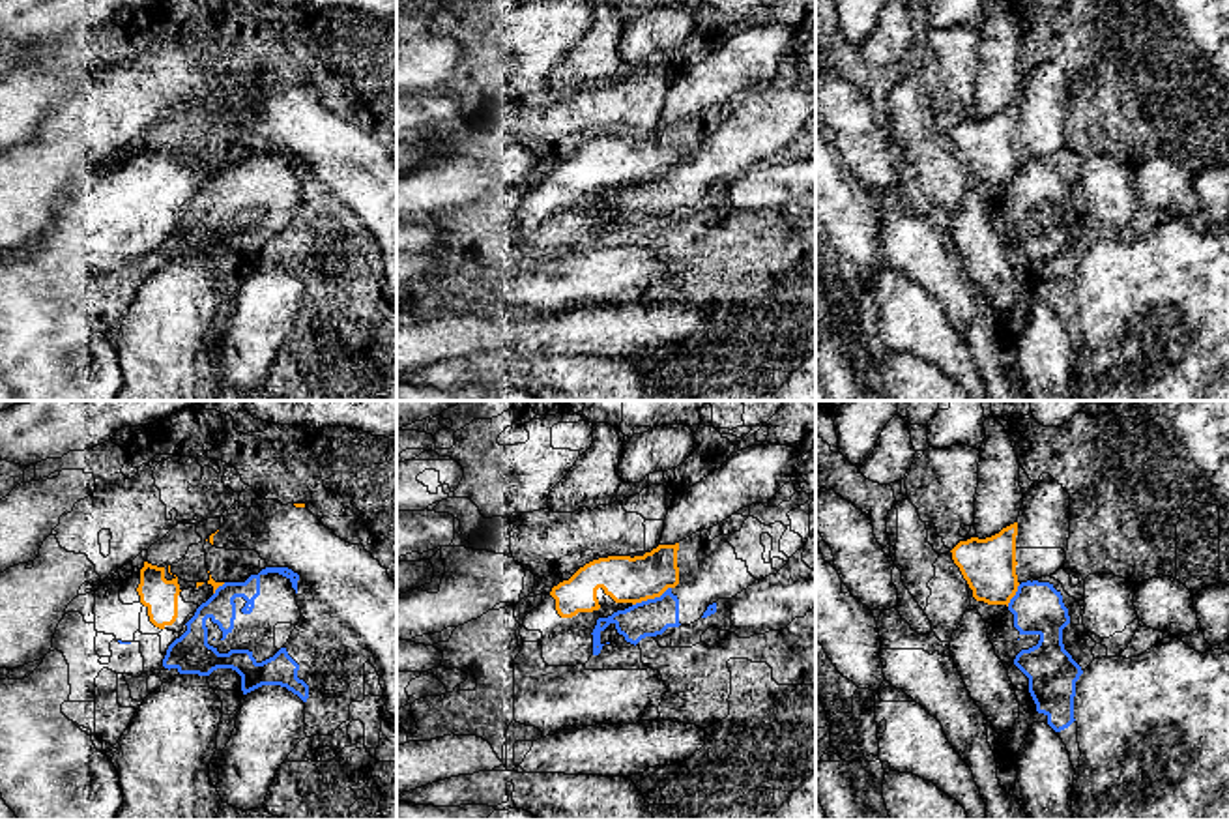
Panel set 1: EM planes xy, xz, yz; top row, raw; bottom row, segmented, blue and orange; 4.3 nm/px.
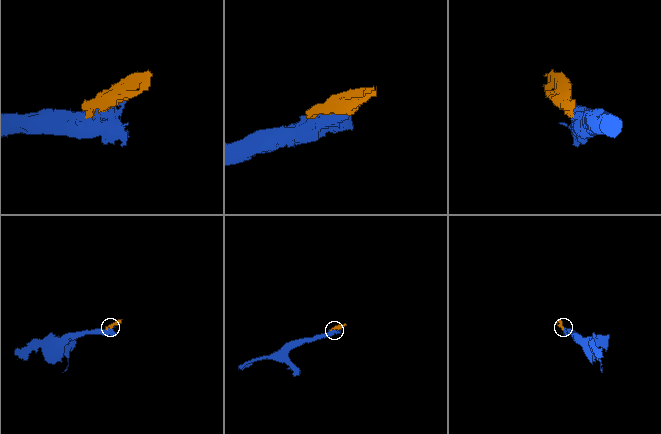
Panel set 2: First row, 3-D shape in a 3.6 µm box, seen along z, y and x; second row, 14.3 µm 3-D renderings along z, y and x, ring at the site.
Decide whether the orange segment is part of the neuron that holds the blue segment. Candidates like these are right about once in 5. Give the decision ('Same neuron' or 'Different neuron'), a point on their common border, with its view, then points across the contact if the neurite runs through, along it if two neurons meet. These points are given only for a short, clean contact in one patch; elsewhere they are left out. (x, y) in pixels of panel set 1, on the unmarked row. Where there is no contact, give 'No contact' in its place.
Different neuron. Touches blue at xz (651, 180)

